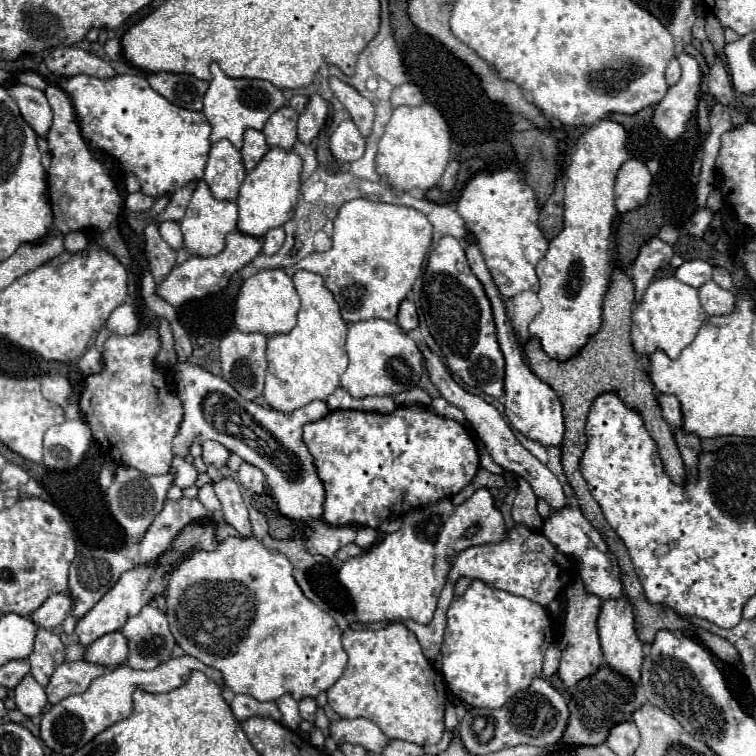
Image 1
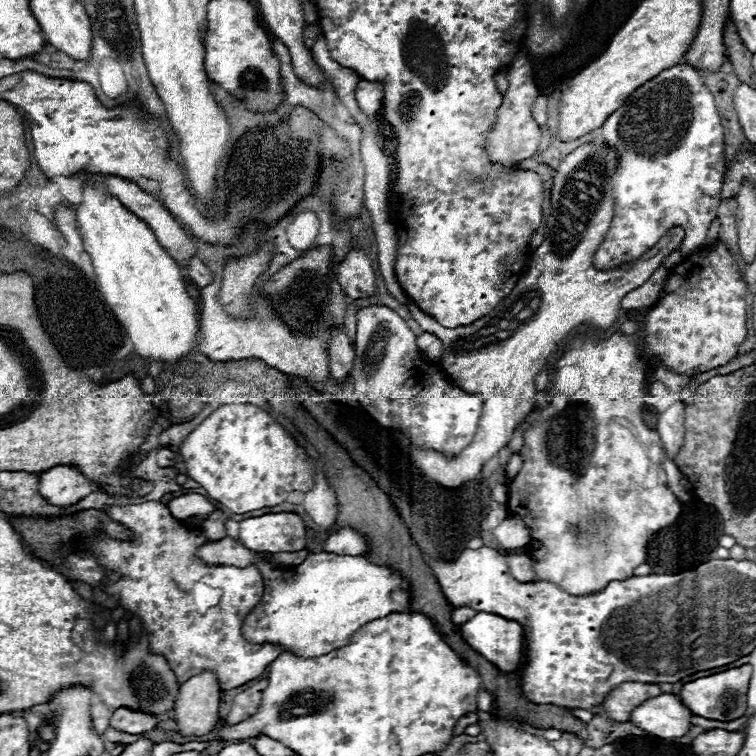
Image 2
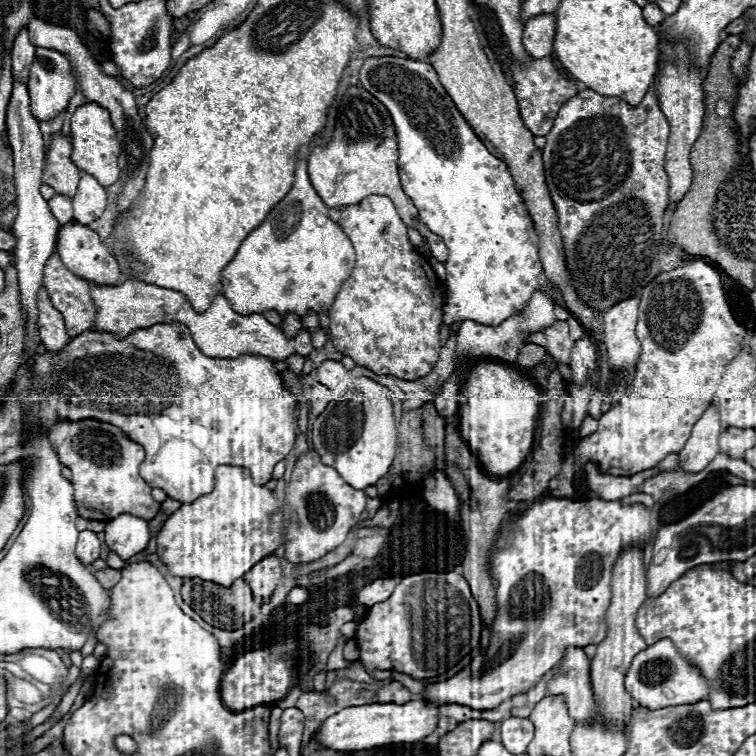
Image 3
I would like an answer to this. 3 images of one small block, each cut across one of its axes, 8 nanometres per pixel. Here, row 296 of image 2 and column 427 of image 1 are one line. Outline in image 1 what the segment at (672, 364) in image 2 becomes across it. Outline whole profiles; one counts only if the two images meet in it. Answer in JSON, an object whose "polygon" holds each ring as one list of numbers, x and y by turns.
{"polygon":[[390,624,388,628,382,628,382,630,344,630,342,634,342,642,344,642,344,650,348,654,348,664,346,664,346,670,344,674,336,680,336,684,328,690,328,704,342,716,342,718,368,718,372,722,378,724,378,728,388,736,388,738,398,738,398,740,406,740,406,742,412,742,412,744,418,744,418,746,426,746,426,744,436,744,440,738,442,738,442,732,444,732,444,706,446,706,446,684,444,680,436,674,436,670,432,668,432,664,428,662,428,658,422,654,422,648,416,640,416,636,404,628,402,624]]}

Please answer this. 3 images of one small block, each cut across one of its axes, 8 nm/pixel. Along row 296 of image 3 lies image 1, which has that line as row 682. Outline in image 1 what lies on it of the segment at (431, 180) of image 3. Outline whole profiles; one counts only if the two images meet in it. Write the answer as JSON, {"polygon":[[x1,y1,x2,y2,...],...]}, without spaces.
{"polygon":[[474,580,464,596,456,596,448,610,448,626,442,642,442,674,450,692,474,708,502,708,516,692,526,690,530,682,542,676,542,660,554,632,548,610,524,596,490,588]]}

